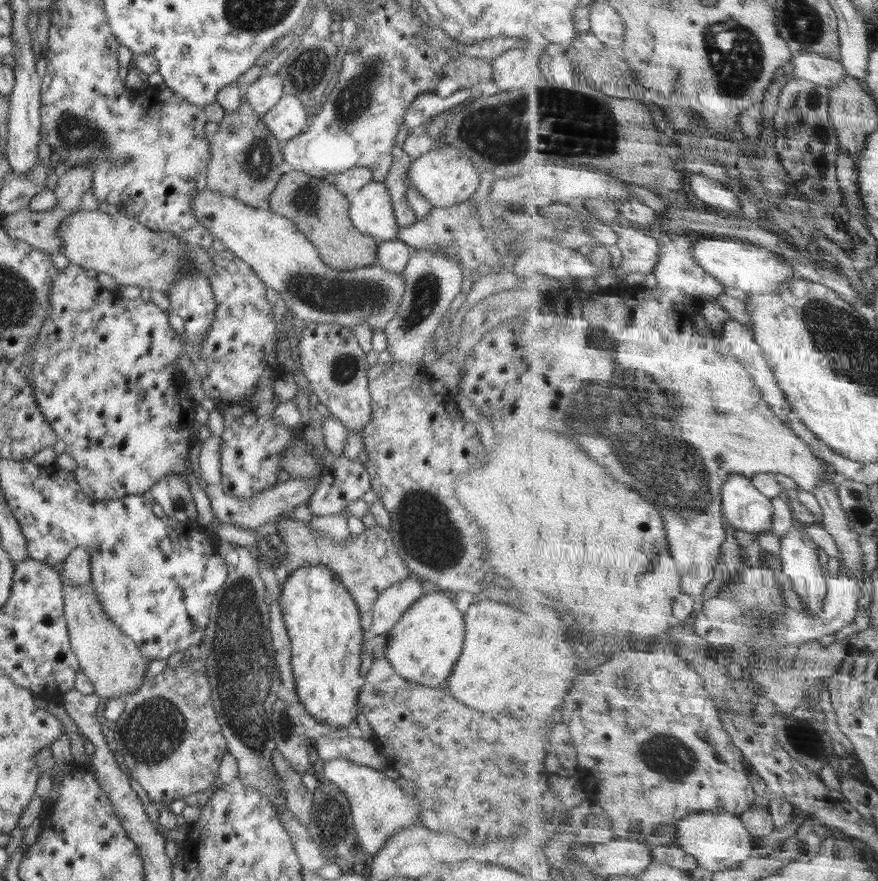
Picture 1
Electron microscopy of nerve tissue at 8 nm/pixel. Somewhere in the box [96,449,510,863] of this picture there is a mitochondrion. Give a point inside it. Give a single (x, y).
(244, 680)

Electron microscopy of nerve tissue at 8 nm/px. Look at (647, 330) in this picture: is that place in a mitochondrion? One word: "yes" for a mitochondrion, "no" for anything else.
no

